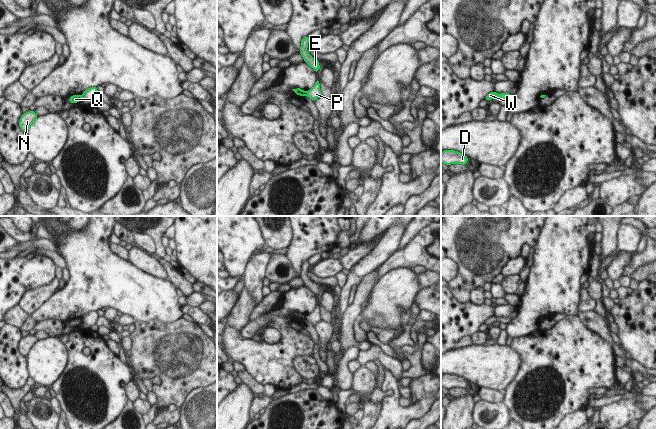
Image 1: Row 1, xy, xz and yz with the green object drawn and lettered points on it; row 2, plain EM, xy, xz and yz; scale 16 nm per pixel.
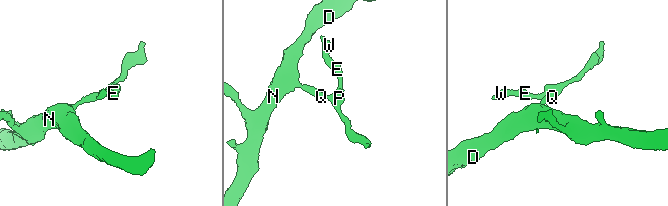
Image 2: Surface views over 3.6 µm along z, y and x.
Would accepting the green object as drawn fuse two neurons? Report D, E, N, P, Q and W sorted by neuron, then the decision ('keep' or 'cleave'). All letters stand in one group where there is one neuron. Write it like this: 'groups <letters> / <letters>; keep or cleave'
groups D N Q / E P W; cleave

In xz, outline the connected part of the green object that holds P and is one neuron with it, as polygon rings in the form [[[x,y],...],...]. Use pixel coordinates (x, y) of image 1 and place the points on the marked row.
[[[318,80],[310,90],[306,91],[305,95],[312,99],[313,101],[321,97],[320,84]]]

